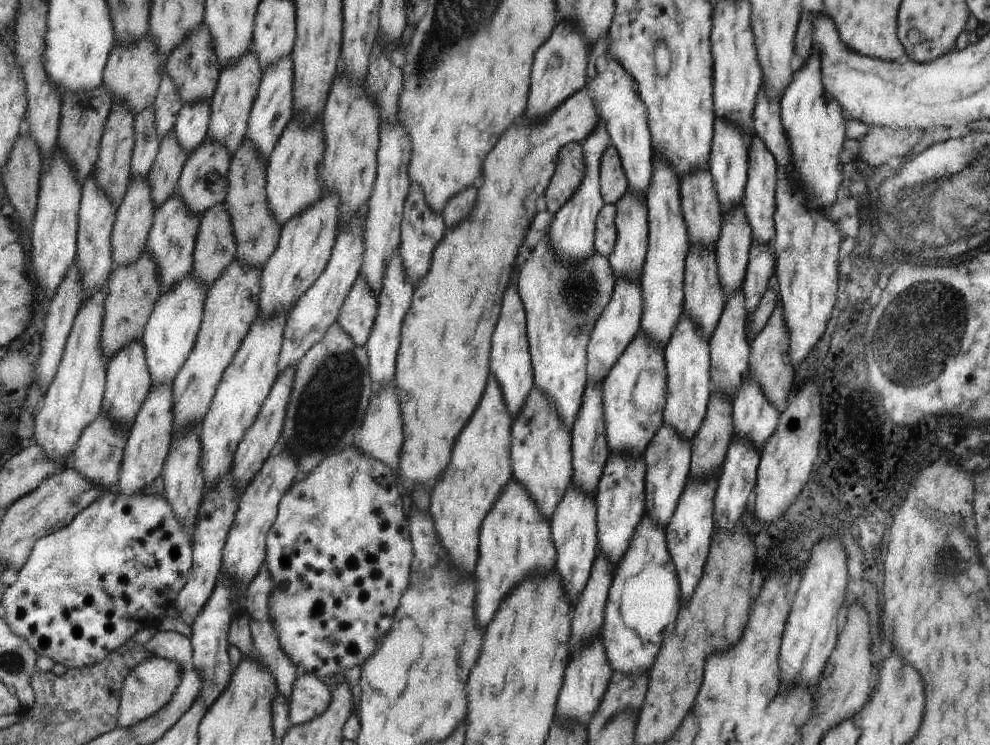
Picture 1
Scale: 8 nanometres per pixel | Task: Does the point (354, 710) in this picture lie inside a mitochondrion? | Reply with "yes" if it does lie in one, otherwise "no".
no

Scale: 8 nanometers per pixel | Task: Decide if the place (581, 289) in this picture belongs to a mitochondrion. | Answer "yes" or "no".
yes

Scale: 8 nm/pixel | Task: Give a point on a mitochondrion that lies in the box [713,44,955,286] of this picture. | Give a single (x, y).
(871, 169)

